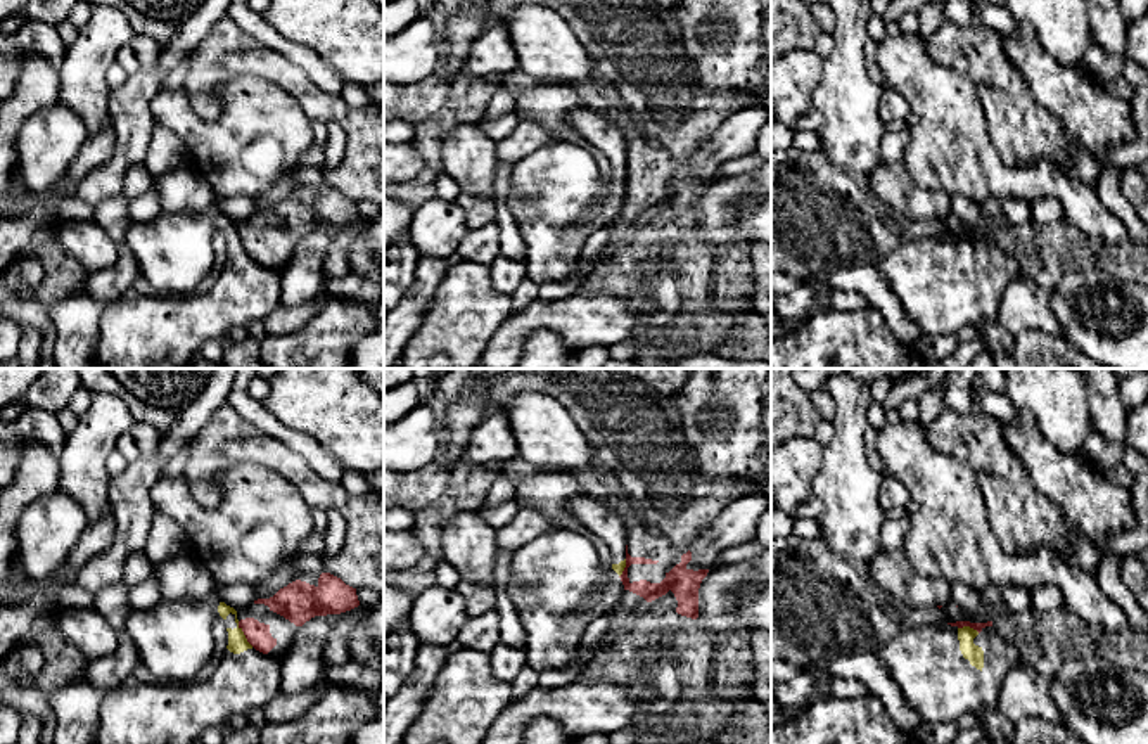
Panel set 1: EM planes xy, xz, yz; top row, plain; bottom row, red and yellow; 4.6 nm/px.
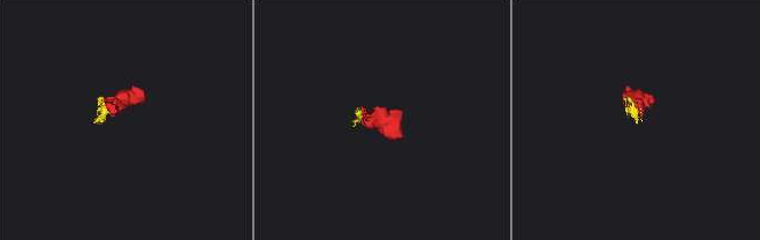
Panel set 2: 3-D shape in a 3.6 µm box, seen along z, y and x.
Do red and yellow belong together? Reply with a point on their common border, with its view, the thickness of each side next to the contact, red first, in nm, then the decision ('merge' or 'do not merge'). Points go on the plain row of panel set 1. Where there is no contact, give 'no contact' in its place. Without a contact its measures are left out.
meets red in xy at (244, 246); 110 nm thick on the red side, 90 nm on the other; do not merge

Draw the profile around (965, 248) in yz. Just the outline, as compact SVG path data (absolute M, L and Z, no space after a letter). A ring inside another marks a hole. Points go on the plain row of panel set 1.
M949 235L902 241L877 263L923 336L963 336L968 327L998 322L1006 285L1022 279L1020 254L1004 253L992 239L979 246Z

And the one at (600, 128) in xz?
M576 107L569 114L567 126L595 145L612 166L612 182L621 189L626 180L628 137L615 118L617 111L595 111Z

